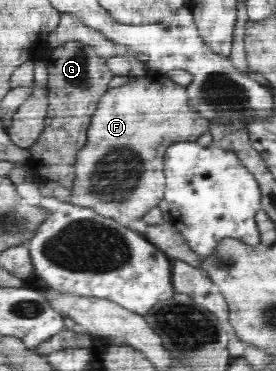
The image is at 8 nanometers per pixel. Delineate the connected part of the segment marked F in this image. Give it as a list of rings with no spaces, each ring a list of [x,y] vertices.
[[[166,78],[164,84],[142,84],[142,80],[130,80],[126,86],[109,89],[102,96],[92,116],[92,125],[88,128],[88,144],[78,152],[76,178],[70,188],[71,196],[68,202],[71,200],[72,205],[92,208],[124,226],[130,221],[132,224],[135,219],[158,206],[165,196],[165,174],[162,166],[164,148],[180,140],[197,141],[202,134],[210,130],[211,122],[192,108],[189,96],[186,87],[174,84],[170,78]]]

